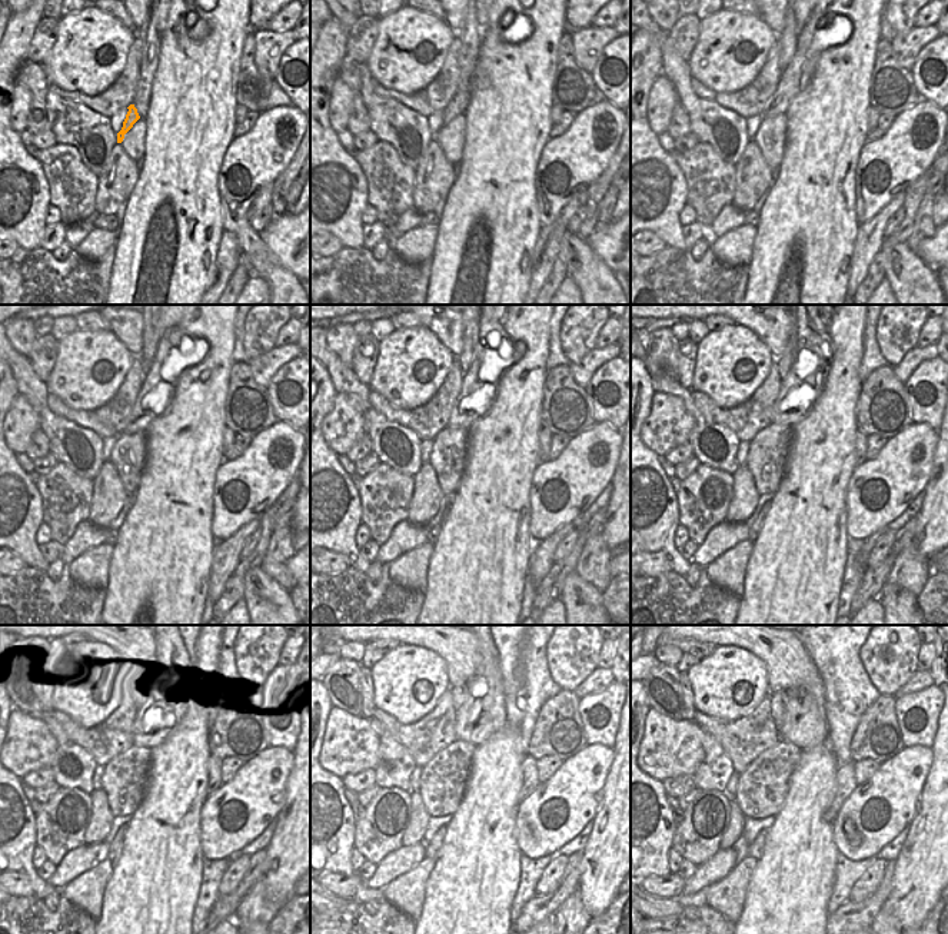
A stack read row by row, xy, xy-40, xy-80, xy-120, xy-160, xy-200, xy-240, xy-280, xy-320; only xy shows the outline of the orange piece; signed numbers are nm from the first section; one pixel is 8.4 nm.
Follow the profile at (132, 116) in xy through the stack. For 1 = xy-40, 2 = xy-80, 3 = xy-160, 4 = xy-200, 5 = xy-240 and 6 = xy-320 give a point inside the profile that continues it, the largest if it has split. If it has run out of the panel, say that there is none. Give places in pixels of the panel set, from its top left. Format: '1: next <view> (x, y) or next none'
1: next xy-40 (459, 102)
2: next xy-80 (788, 85)
3: next xy-160 (469, 405)
4: next xy-200 (795, 396)
5: next xy-240 (156, 717)
6: next xy-320 (804, 725)

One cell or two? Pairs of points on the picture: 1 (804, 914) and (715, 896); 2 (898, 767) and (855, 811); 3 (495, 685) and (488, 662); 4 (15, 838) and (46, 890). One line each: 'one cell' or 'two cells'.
1: two cells
2: one cell
3: one cell
4: one cell

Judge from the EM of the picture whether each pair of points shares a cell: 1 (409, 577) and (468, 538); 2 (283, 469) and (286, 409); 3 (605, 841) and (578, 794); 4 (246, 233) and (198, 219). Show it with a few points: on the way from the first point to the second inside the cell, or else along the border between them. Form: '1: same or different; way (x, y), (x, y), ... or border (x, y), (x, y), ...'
1: different; border (433, 544), (423, 592)
2: different; border (278, 419), (286, 421), (295, 428)
3: different; border (604, 787), (604, 801), (591, 820)
4: different; border (218, 193), (222, 228), (225, 230)

